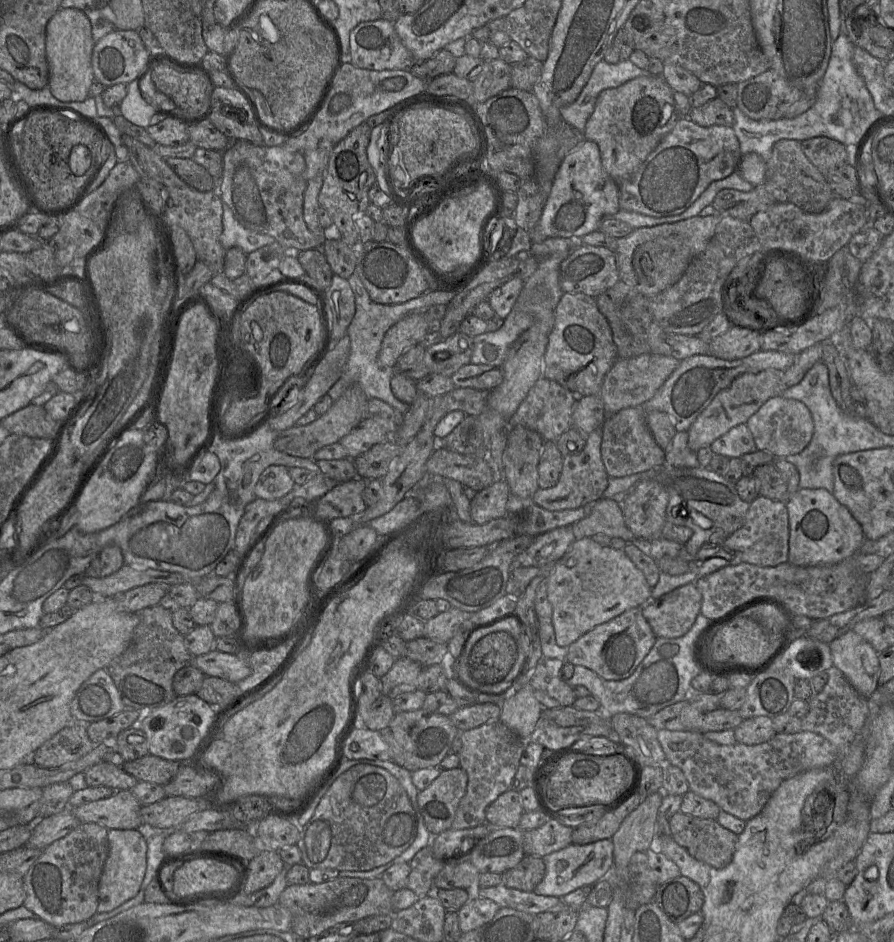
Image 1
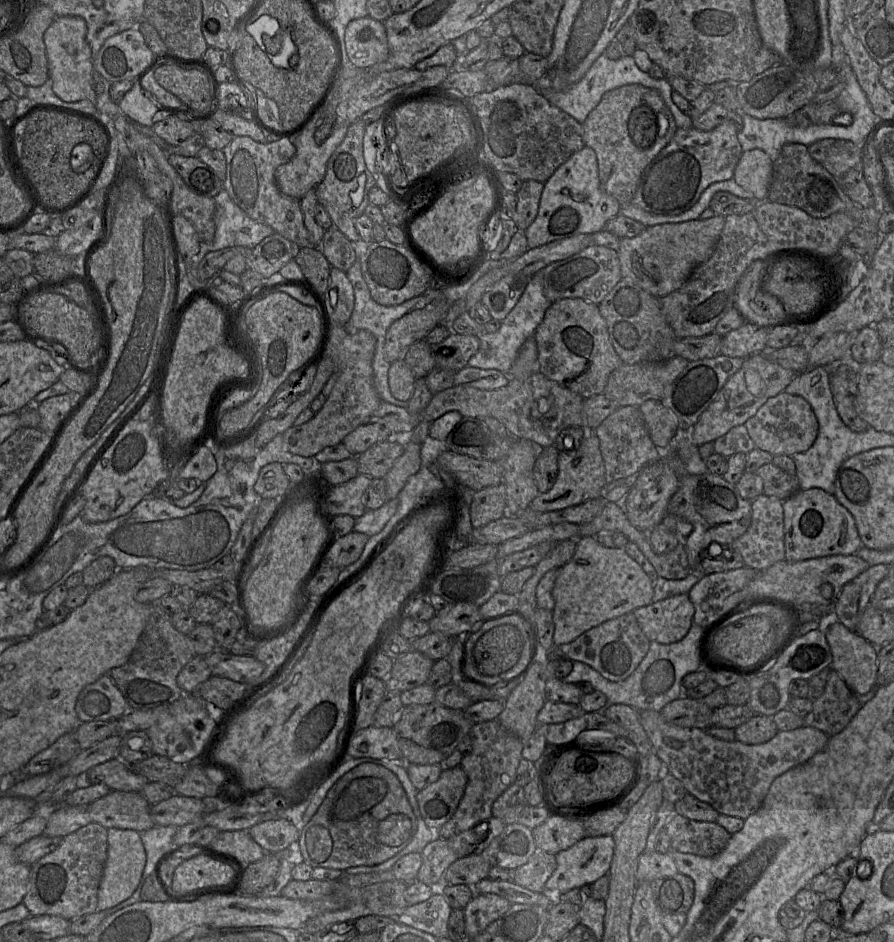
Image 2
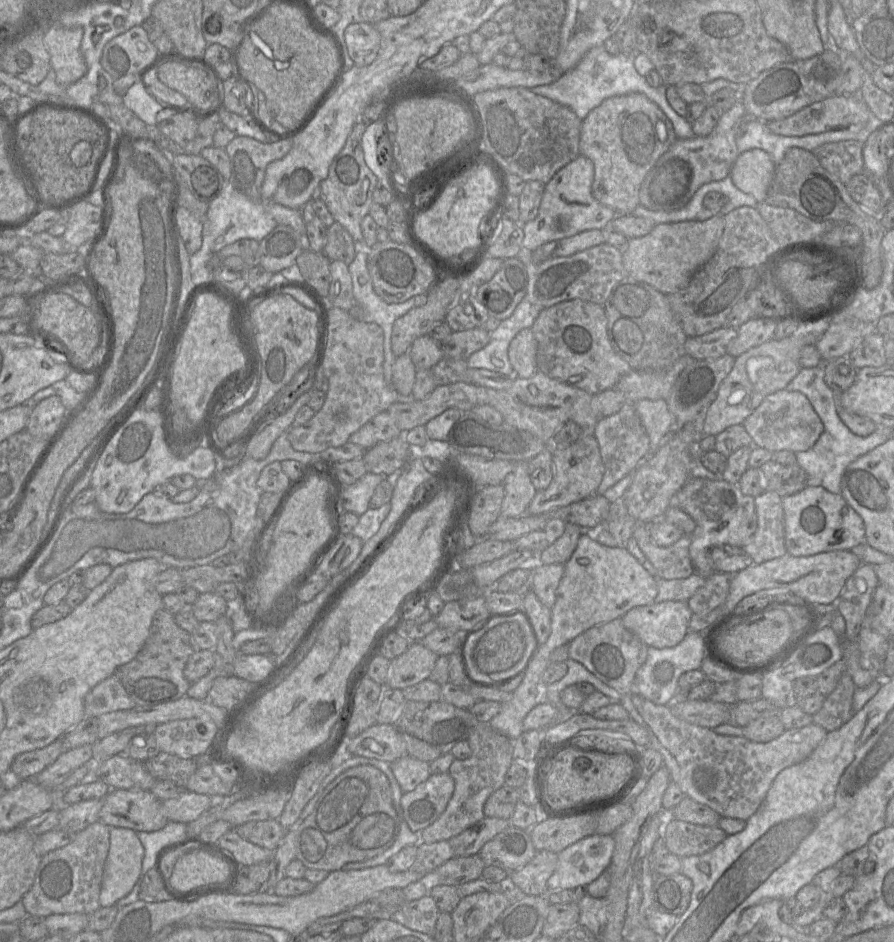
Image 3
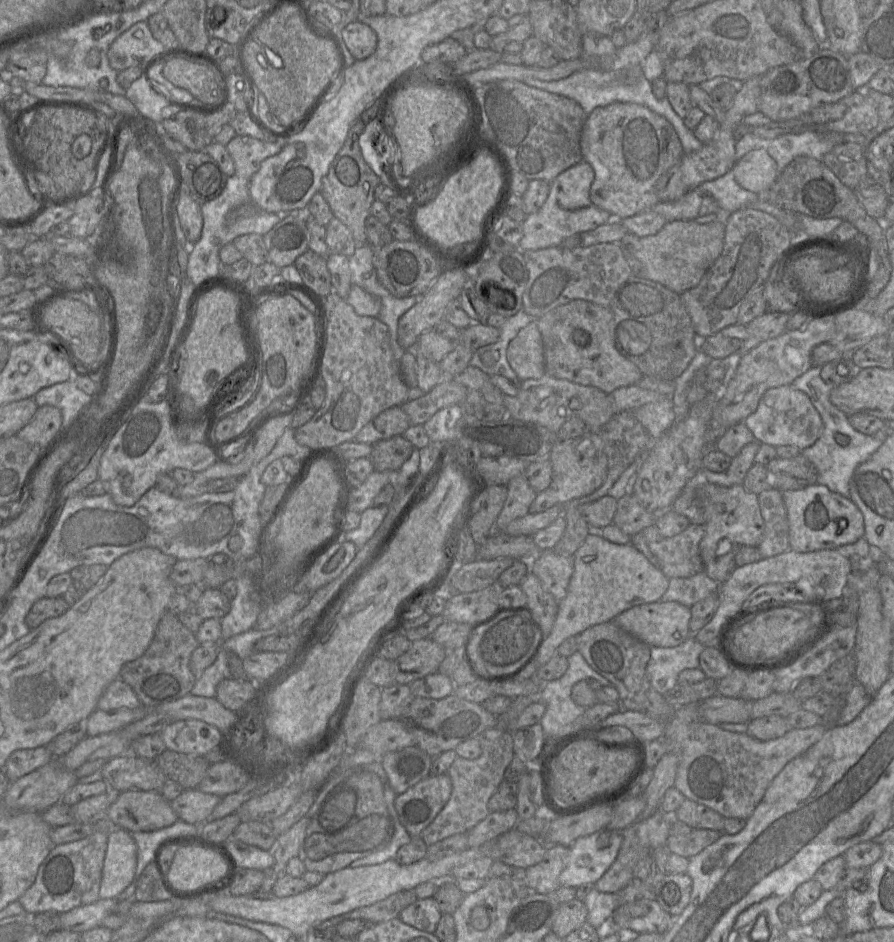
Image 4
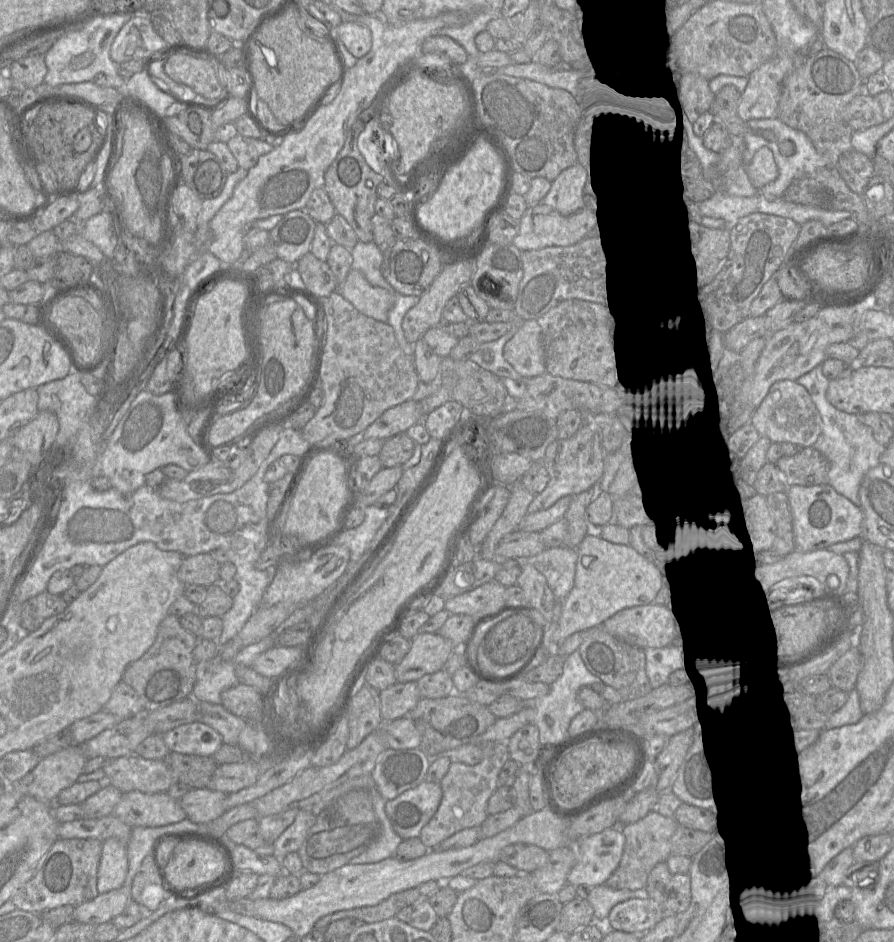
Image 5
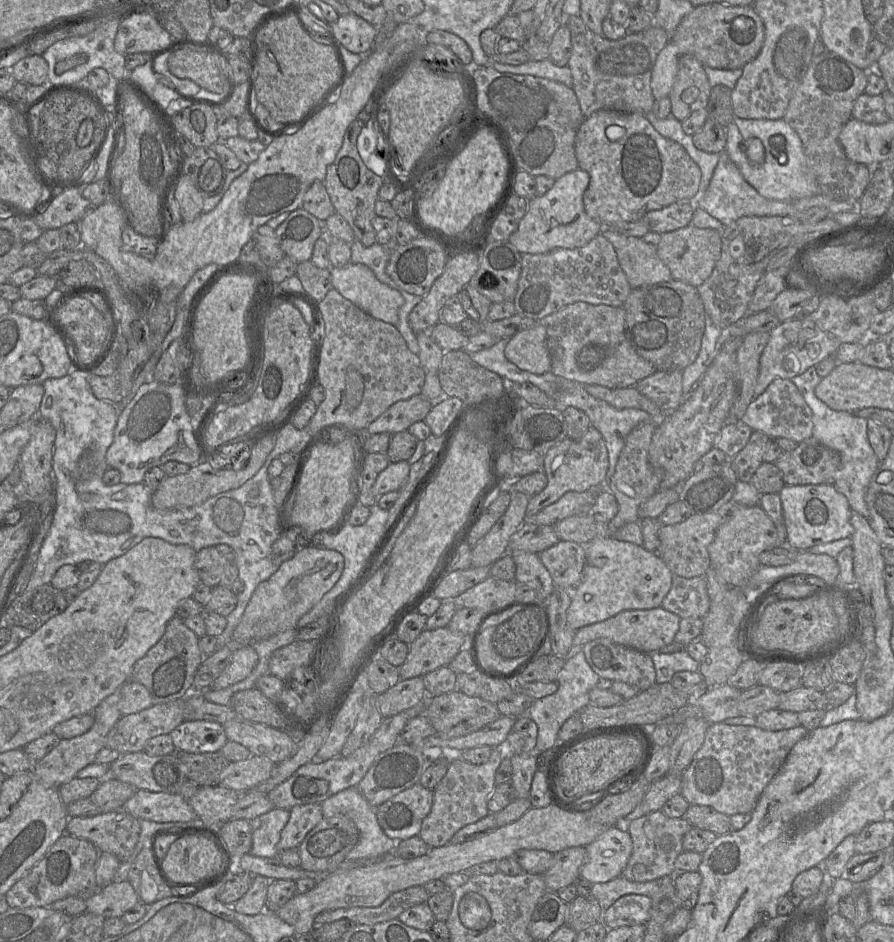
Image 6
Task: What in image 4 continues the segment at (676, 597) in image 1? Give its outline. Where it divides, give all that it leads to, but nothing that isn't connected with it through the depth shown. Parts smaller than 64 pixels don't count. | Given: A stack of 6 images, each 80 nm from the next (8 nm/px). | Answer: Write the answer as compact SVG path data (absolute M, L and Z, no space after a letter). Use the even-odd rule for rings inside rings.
M657 601L625 610L616 616L613 622L650 647L671 648L679 646L690 636L690 619L690 608L674 601Z

